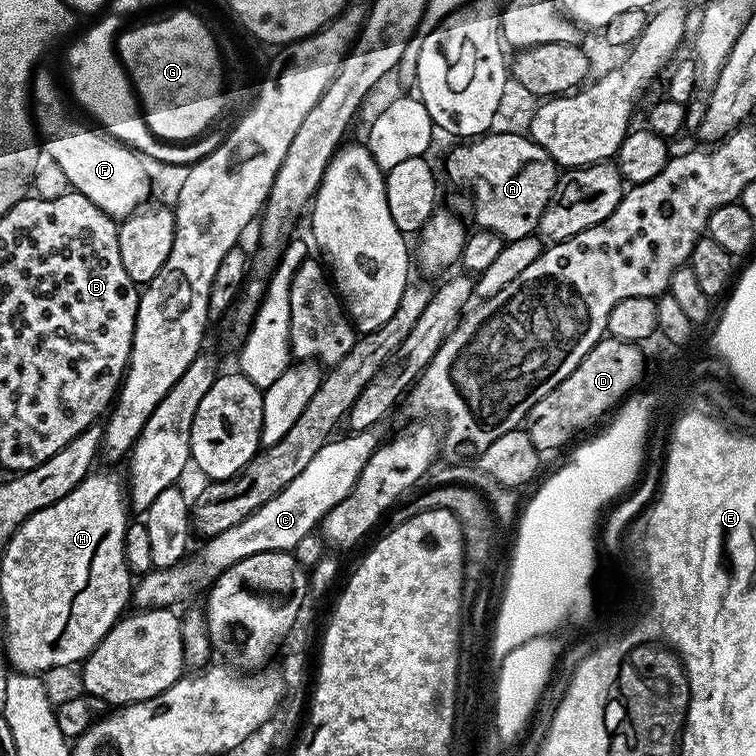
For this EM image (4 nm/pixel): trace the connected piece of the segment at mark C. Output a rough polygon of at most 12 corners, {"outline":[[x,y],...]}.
{"outline":[[383,423],[333,438],[196,557],[134,584],[137,609],[203,593],[250,554],[292,552],[354,490]]}

